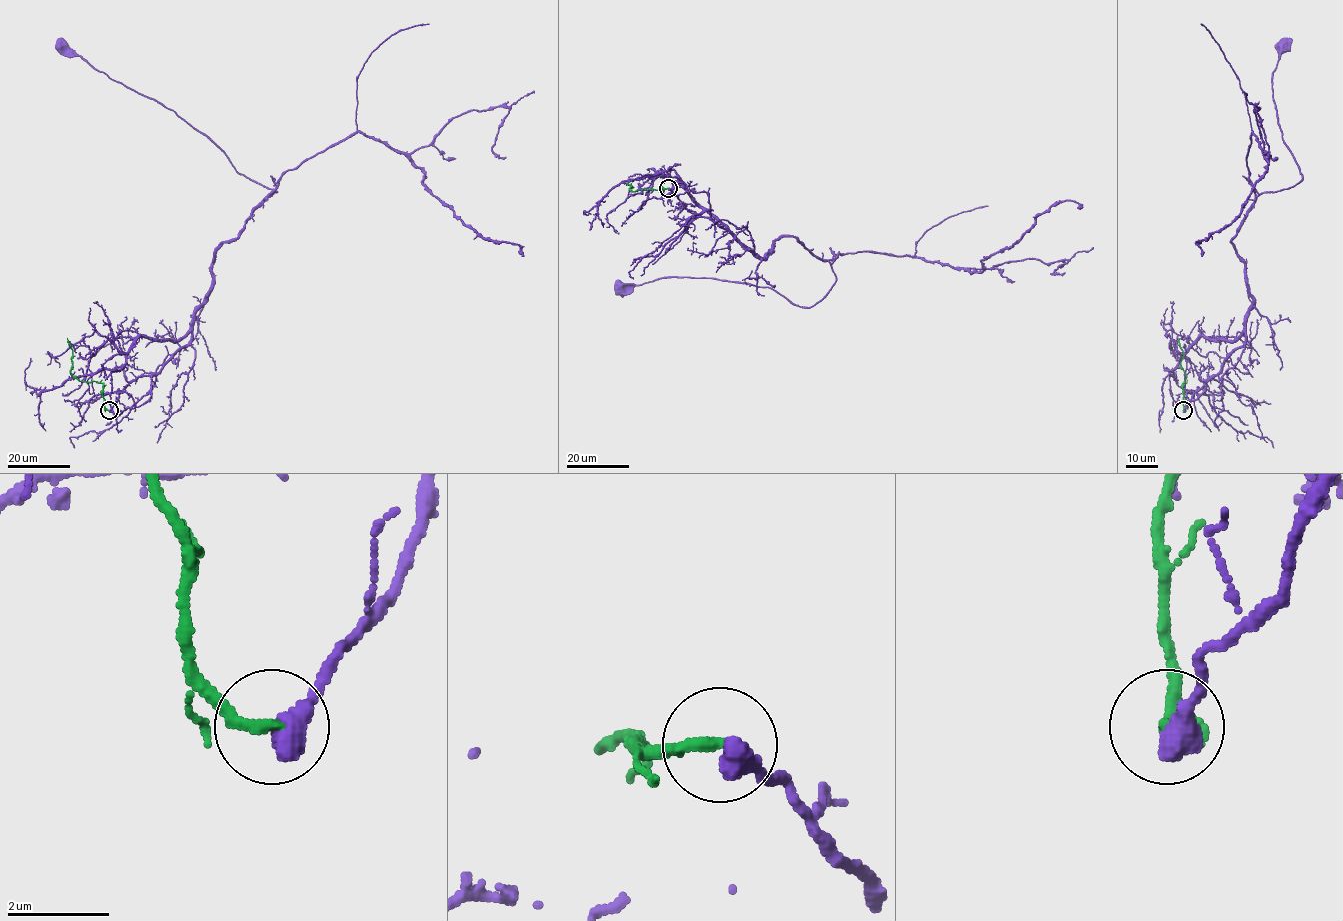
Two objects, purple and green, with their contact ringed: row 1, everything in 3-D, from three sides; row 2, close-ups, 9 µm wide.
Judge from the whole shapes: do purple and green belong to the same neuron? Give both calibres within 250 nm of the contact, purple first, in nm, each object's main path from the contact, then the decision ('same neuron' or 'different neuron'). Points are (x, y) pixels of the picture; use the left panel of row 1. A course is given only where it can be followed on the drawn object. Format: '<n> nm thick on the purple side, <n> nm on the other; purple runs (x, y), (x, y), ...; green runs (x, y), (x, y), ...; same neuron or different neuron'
550 nm thick on the purple side, 240 nm on the other; purple runs (109, 411), (128, 384), (155, 375), (189, 342), (213, 255), (277, 192), (240, 174), (173, 110), (61, 45); green runs (109, 410), (104, 407), (101, 383), (81, 382), (72, 376), (72, 351), (67, 338); different neuron

